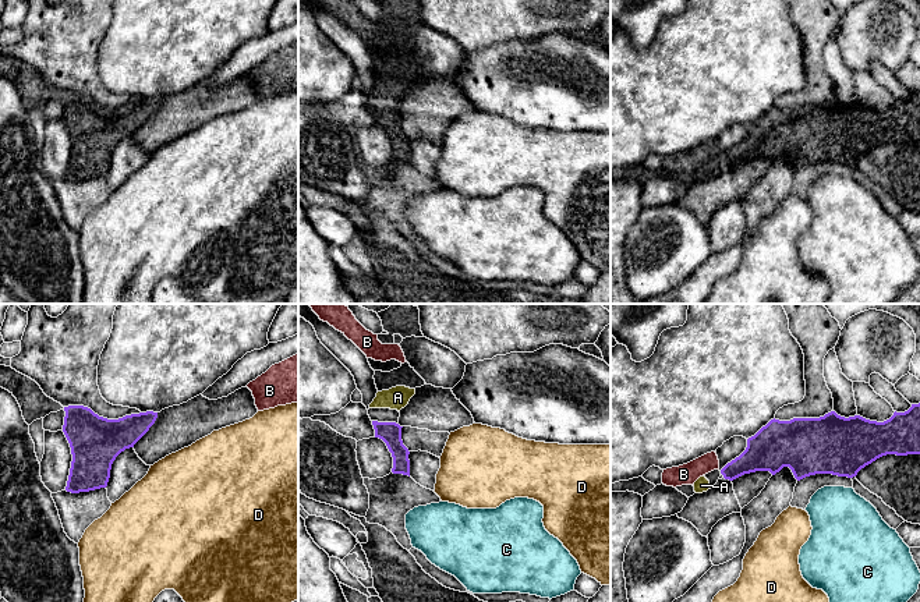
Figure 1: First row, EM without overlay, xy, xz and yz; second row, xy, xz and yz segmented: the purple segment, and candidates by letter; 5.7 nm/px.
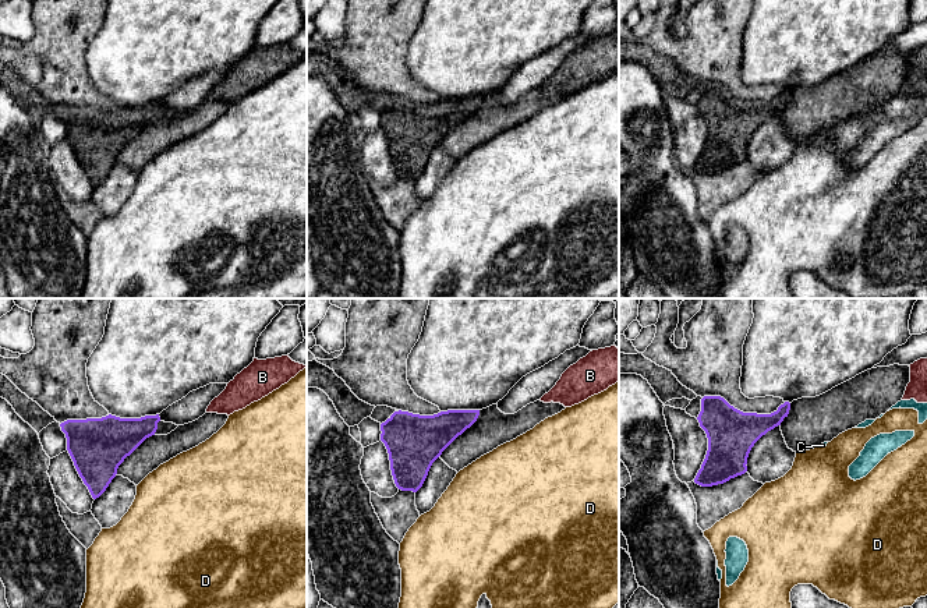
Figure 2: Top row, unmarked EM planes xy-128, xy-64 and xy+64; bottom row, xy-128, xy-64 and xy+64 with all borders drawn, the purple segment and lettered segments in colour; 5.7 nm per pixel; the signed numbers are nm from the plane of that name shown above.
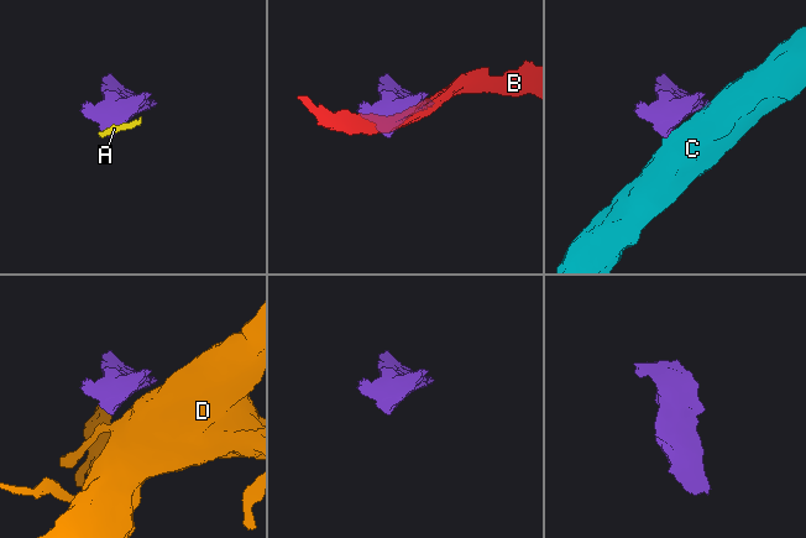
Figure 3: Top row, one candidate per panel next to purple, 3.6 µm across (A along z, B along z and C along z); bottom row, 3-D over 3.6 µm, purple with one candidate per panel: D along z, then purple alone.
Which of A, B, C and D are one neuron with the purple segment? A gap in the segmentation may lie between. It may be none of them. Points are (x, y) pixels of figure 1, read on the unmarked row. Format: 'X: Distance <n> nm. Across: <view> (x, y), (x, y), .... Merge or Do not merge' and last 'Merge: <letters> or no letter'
A: Distance 70 nm. Across: xz (395, 110), (397, 98). Merge
B: Distance 20 nm. Across: yz (721, 158), (718, 156). Do not merge
C: Distance 60 nm. Across: yz (848, 165), (844, 174). Do not merge
D: Distance 100 nm. Across: xy (105, 174), (116, 188). Do not merge
Merge: A

